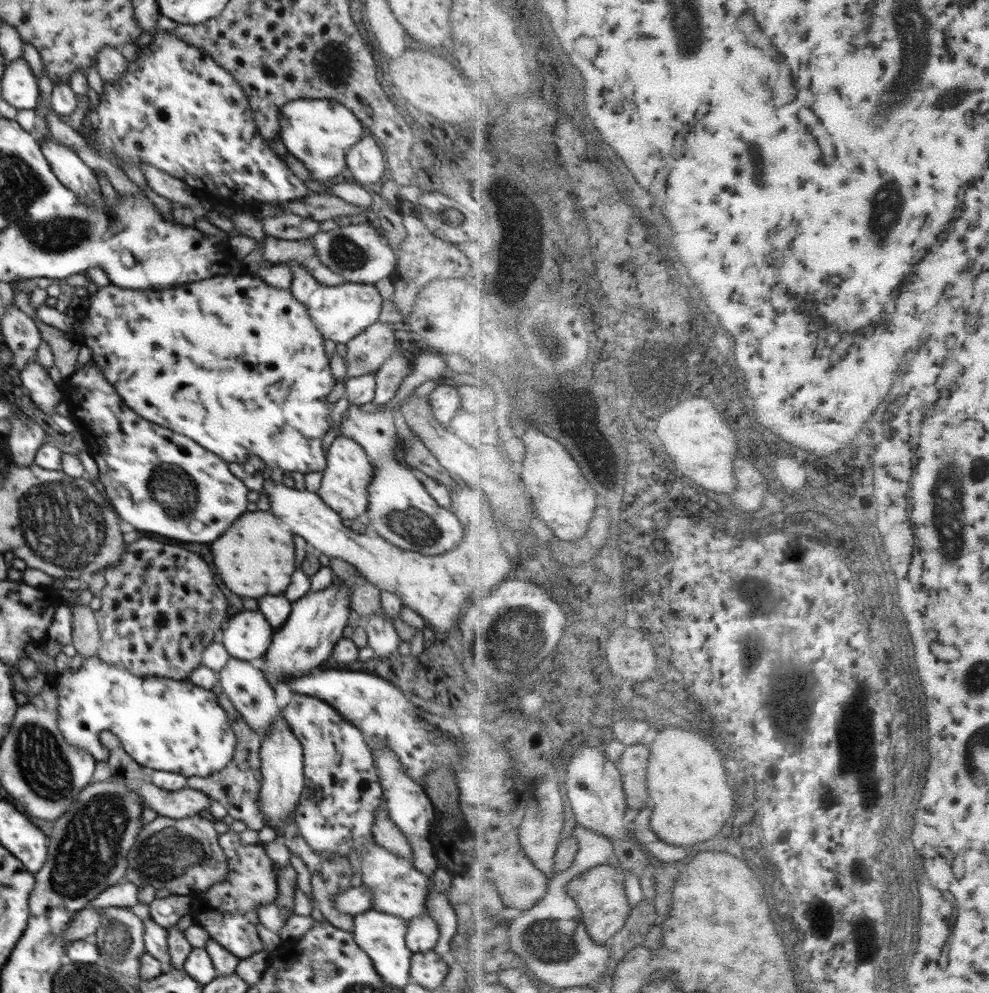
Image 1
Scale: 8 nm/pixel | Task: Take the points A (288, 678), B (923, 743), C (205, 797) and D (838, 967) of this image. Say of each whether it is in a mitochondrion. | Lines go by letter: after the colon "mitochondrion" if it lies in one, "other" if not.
A: other
B: mitochondrion
C: other
D: other

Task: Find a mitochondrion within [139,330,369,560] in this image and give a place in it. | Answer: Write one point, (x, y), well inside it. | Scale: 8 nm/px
(170, 488)

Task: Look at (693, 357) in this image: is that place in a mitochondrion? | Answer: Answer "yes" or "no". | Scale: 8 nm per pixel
yes

